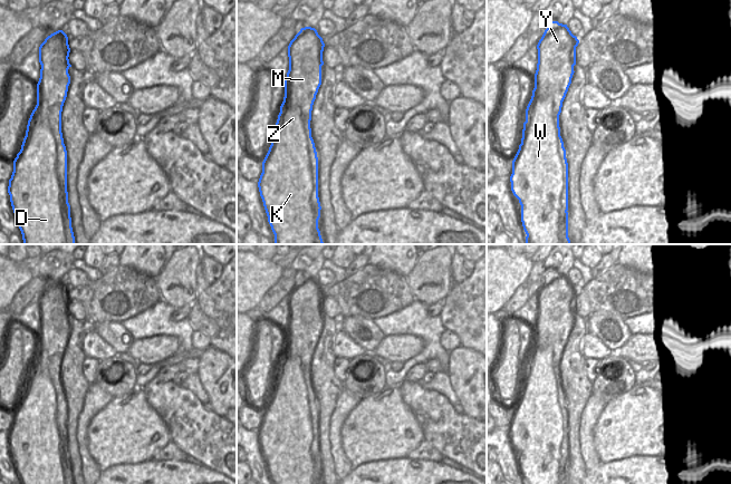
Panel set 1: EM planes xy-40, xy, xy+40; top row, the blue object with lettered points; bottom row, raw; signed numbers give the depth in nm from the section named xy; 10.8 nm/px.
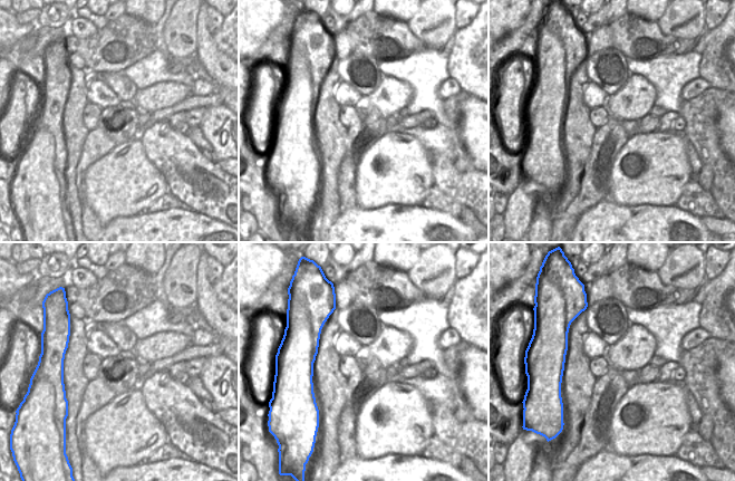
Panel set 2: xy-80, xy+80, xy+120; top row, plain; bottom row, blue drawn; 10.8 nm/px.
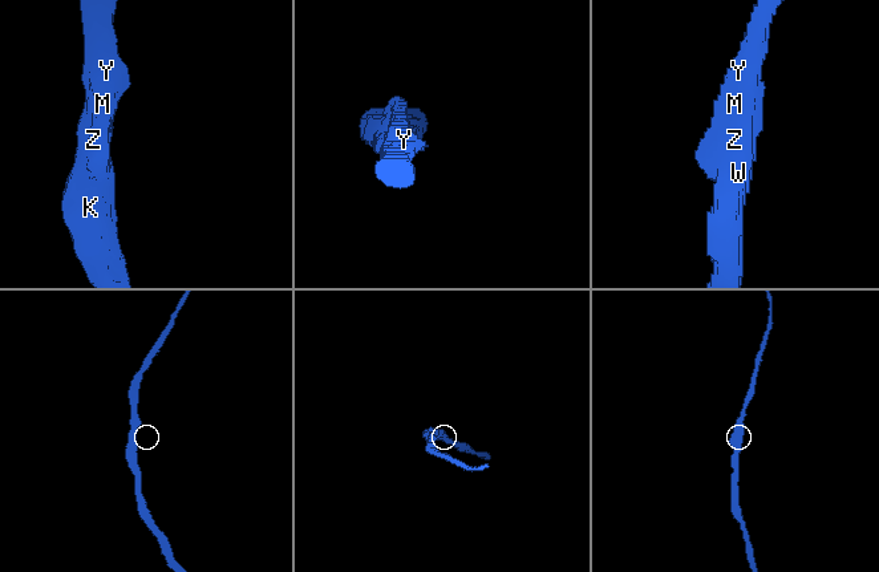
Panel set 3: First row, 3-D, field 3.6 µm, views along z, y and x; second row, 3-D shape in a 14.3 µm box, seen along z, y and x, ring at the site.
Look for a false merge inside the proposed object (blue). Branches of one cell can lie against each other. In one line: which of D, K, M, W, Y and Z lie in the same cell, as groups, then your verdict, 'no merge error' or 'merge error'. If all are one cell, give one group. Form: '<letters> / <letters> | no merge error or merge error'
D K M W Y Z | no merge error

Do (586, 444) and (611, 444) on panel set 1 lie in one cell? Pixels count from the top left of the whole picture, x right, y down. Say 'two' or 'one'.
two

